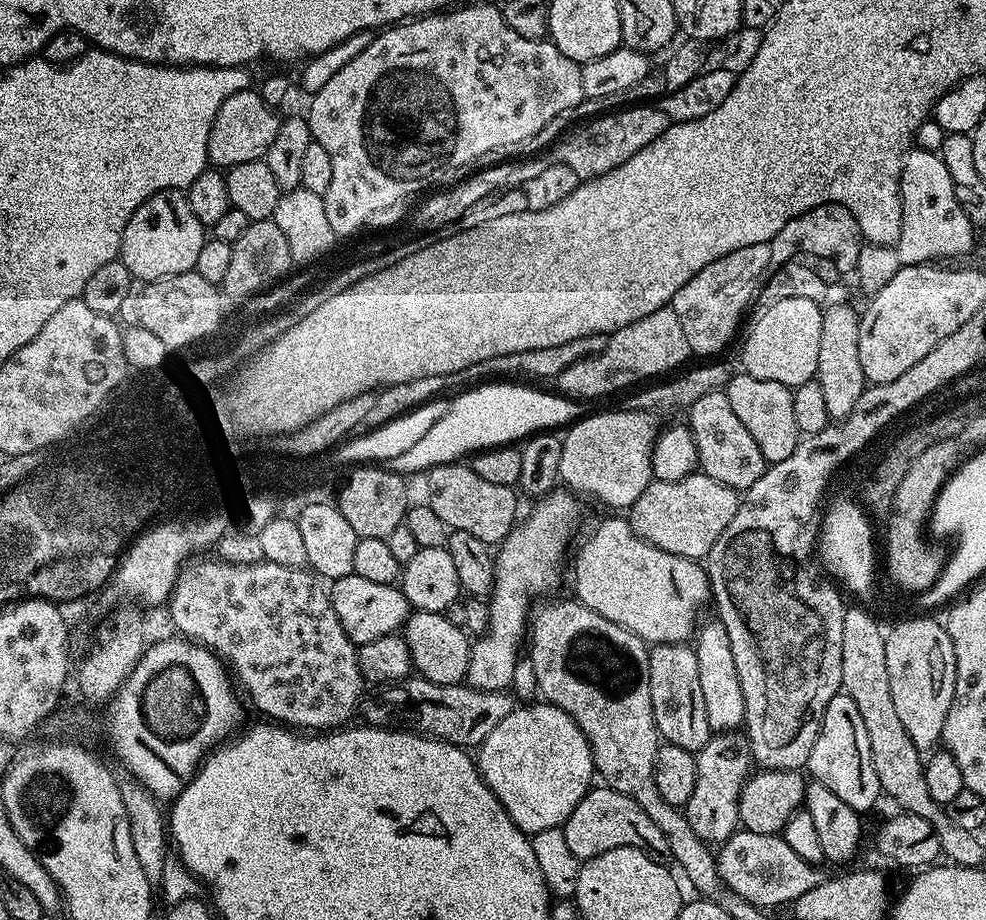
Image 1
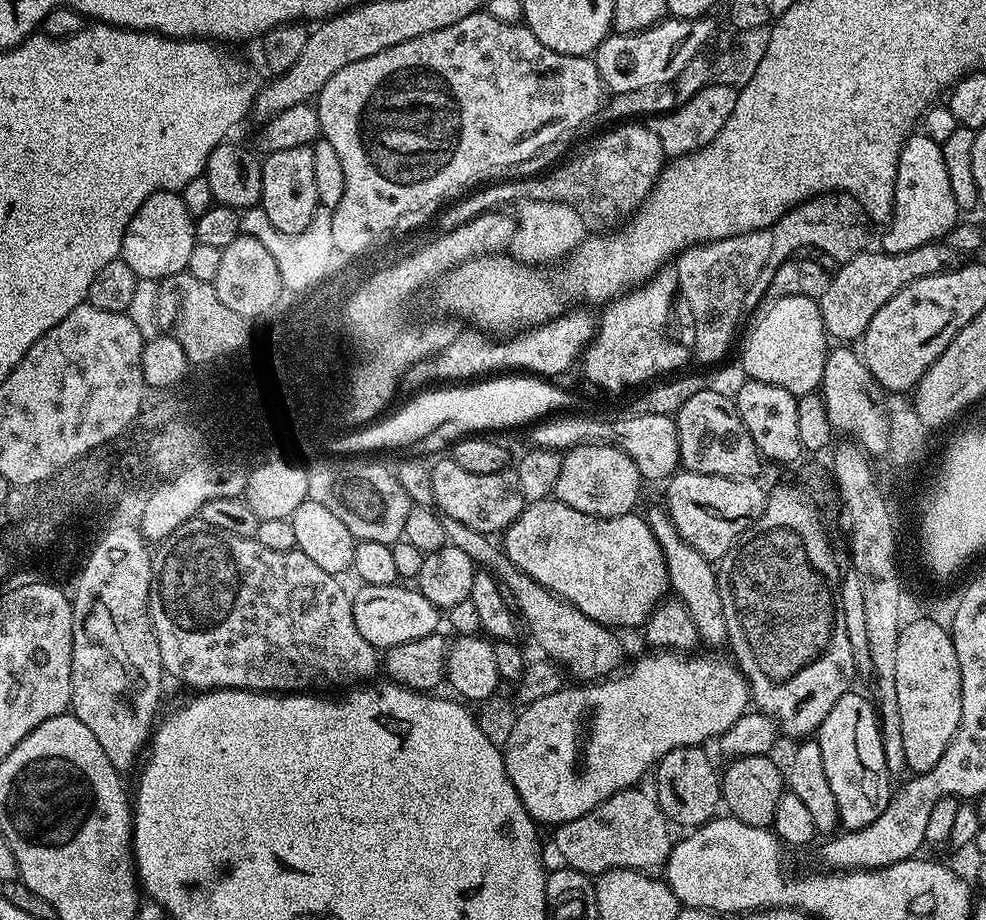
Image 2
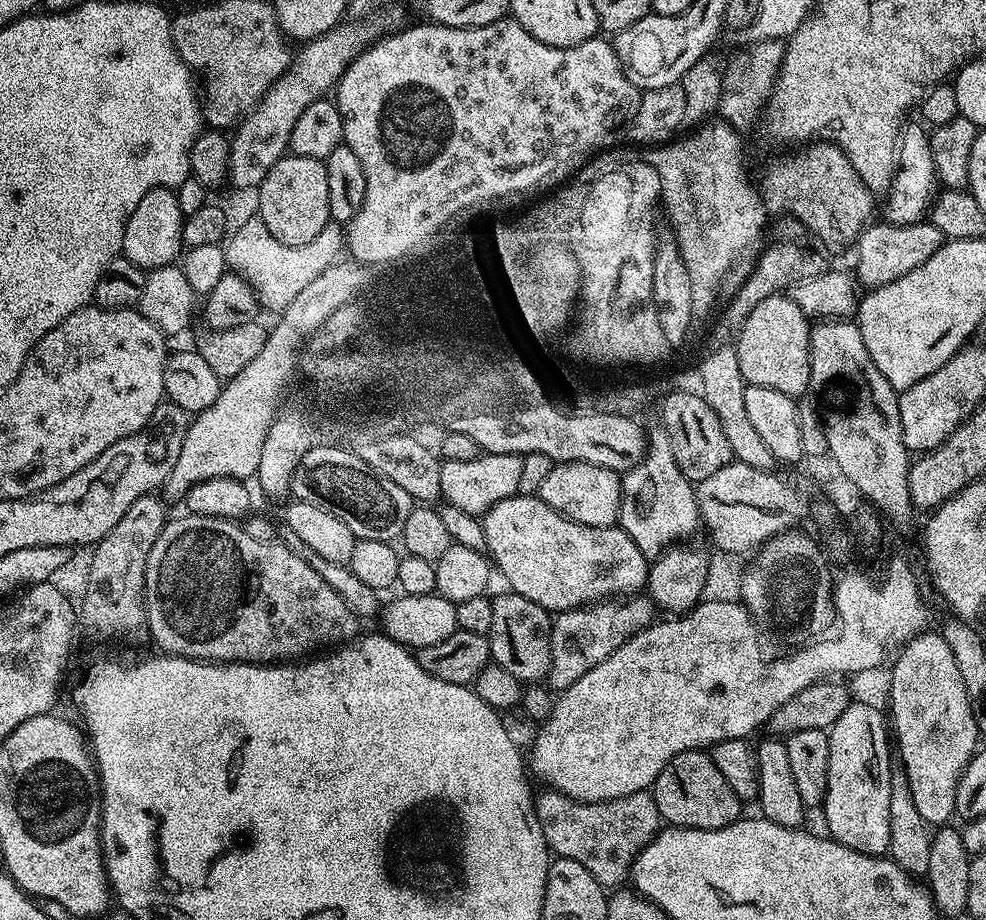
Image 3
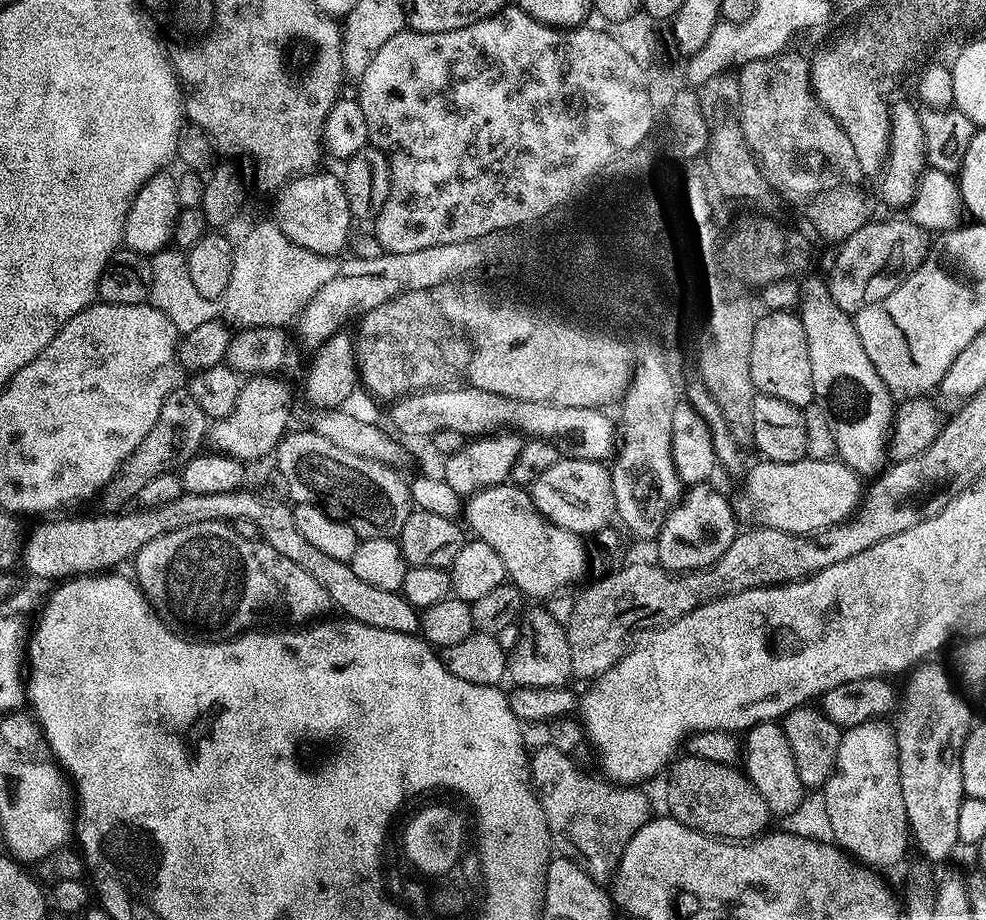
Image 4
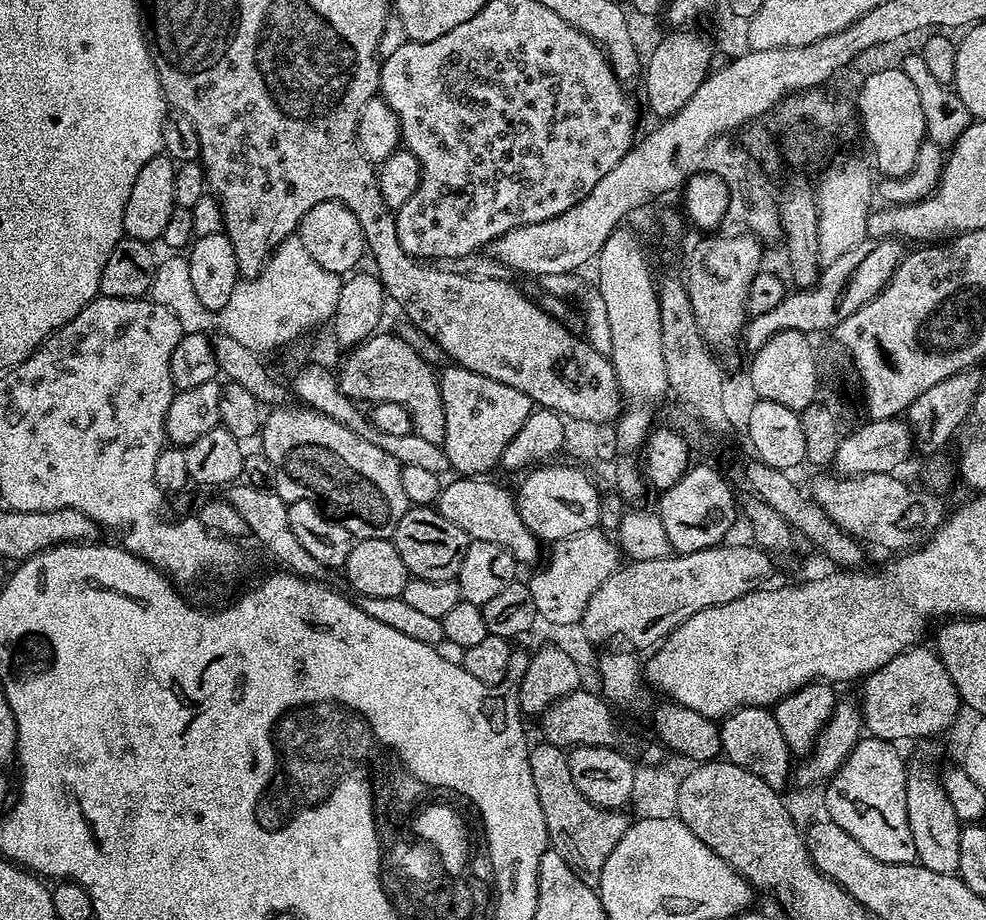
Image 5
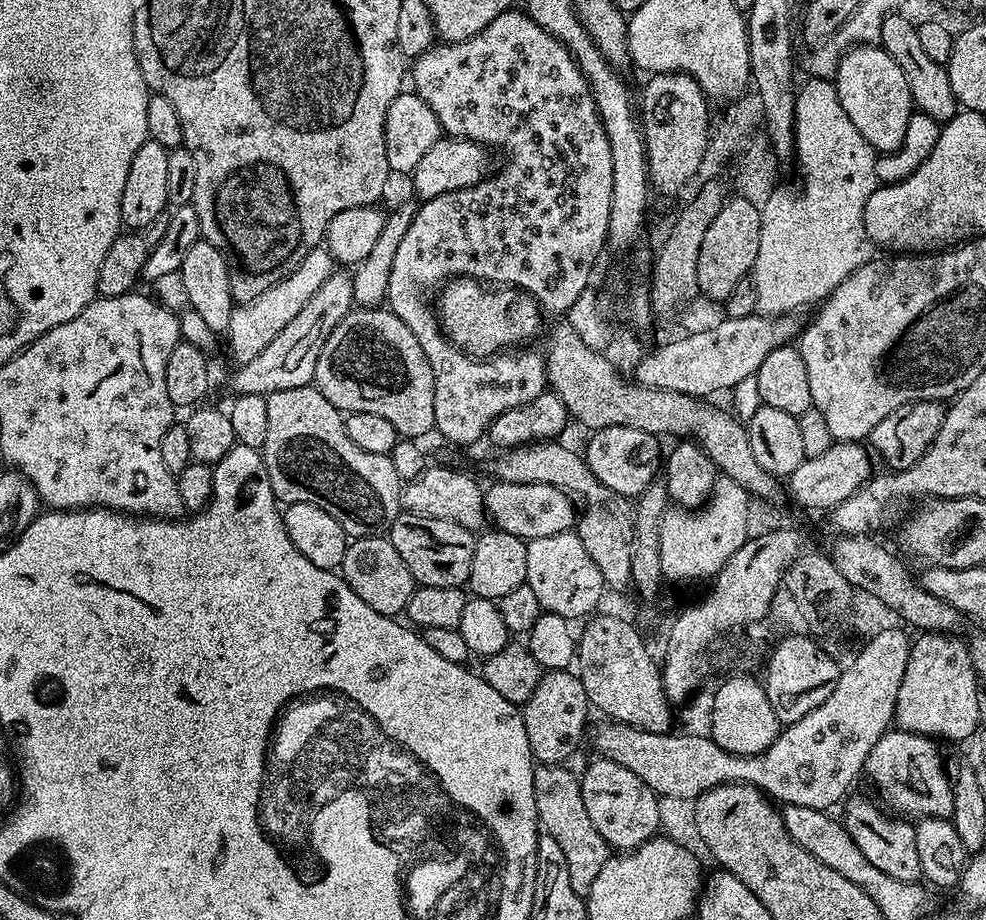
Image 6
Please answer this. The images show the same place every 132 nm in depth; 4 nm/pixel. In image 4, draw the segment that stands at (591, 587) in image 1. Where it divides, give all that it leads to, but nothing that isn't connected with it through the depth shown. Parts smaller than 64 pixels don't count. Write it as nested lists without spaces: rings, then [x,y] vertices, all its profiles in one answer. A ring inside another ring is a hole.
[[[499,484],[467,497],[466,507],[462,512],[463,519],[468,519],[467,527],[472,527],[471,535],[477,540],[486,542],[498,554],[504,567],[504,575],[520,589],[525,597],[552,596],[563,590],[567,584],[580,580],[588,568],[588,552],[584,549],[585,541],[576,532],[566,530],[554,522],[550,522],[532,504],[532,497],[521,485]]]

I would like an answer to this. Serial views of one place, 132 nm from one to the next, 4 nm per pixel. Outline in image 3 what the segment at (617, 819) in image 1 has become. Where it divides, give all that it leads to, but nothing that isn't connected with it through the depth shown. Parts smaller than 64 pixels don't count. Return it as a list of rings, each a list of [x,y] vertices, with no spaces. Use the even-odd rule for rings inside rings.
[[[544,790],[535,801],[538,826],[542,826],[549,849],[559,858],[582,862],[582,866],[586,866],[596,881],[608,890],[629,879],[636,855],[662,828],[660,811],[648,790],[597,804],[581,804],[560,792]]]

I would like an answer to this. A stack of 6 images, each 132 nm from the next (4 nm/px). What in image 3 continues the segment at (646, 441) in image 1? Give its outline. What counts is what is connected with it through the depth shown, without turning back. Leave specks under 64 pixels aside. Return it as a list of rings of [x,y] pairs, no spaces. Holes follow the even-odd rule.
[[[573,460],[571,464],[557,463],[539,490],[541,500],[566,518],[586,526],[611,528],[620,518],[620,486],[622,476],[617,469],[598,464],[587,464],[584,460]]]

